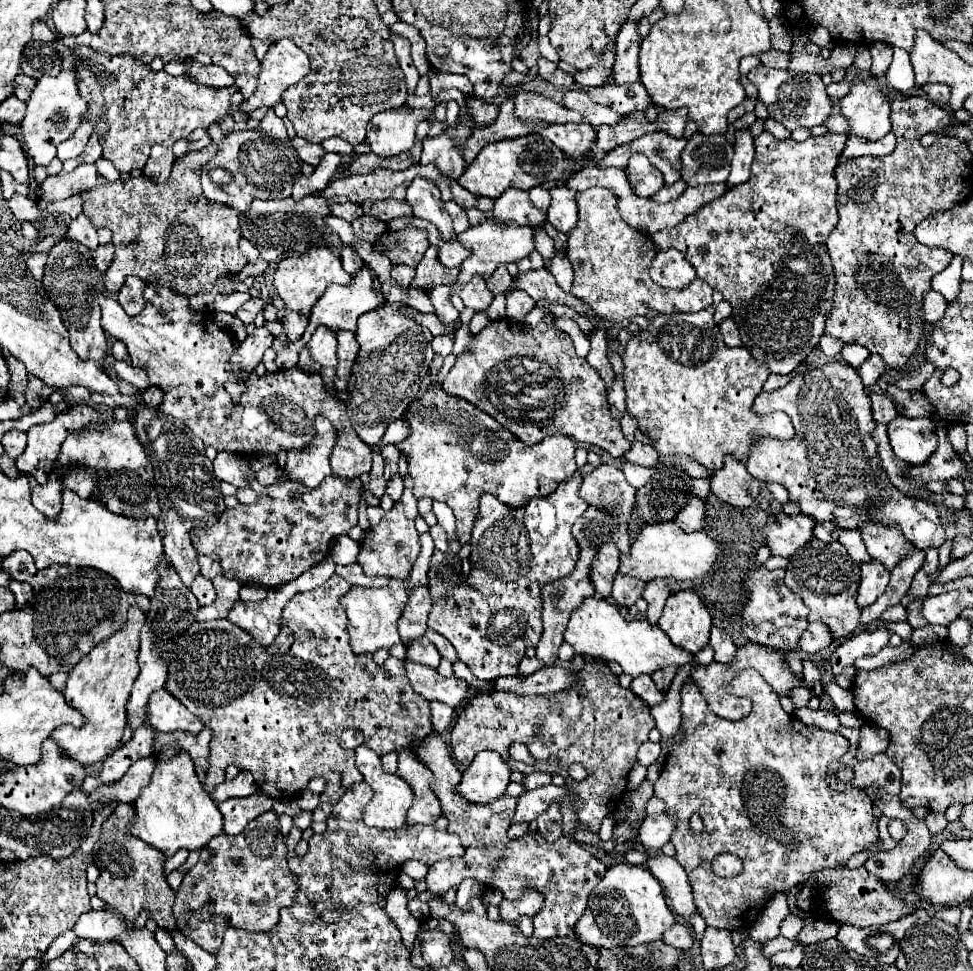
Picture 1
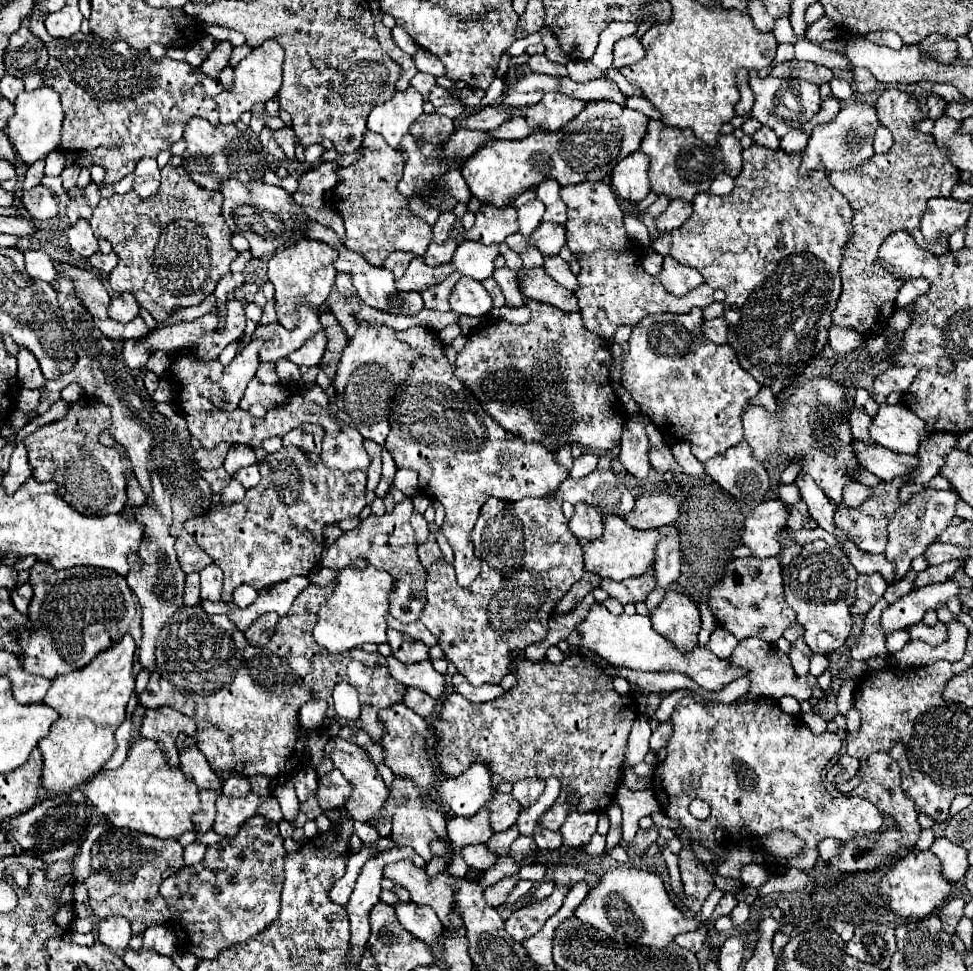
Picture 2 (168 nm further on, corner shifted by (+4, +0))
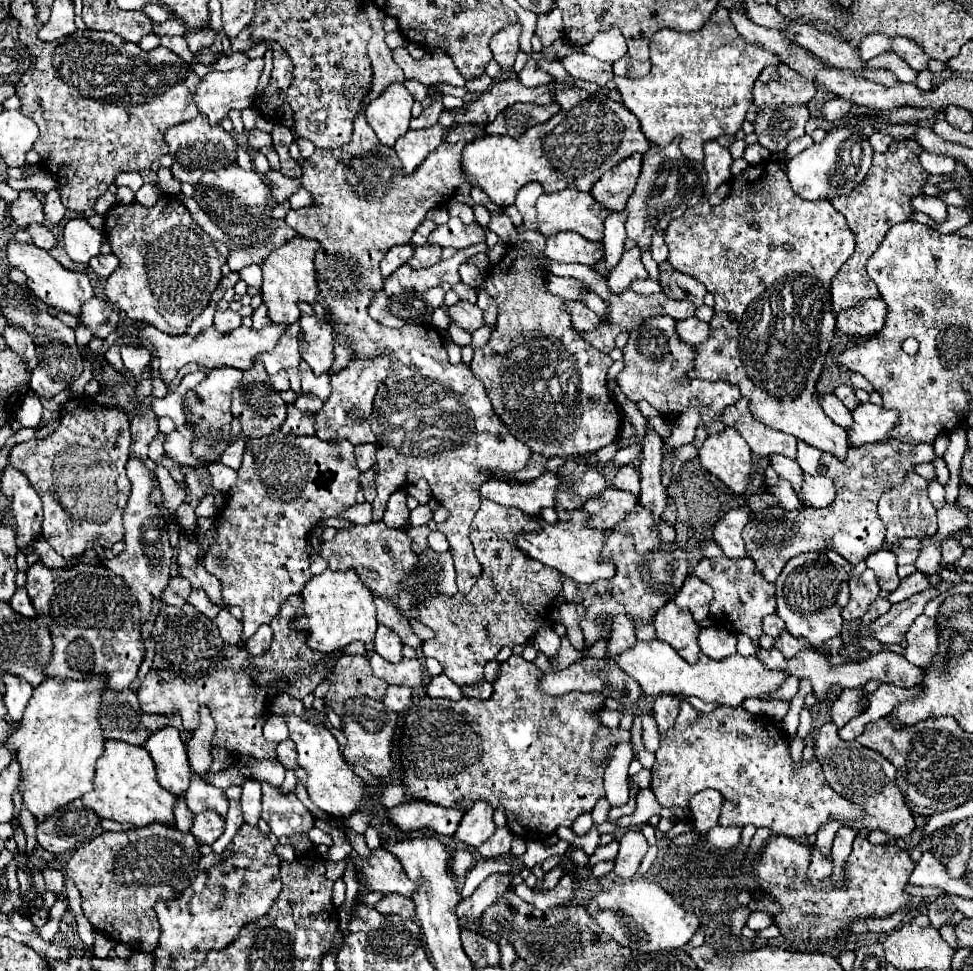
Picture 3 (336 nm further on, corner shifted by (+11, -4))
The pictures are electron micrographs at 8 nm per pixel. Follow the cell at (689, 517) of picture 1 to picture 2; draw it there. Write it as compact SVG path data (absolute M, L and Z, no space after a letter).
M645 495L635 499L633 513L625 521L633 523L637 529L659 529L665 525L675 525L679 521L681 503L671 495Z

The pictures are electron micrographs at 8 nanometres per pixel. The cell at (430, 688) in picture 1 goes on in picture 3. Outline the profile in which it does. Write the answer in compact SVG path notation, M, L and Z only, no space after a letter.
M378 653L368 655L370 667L376 677L384 679L390 685L406 685L406 687L420 687L422 683L422 665L418 659L402 659L400 663L390 663L382 659Z

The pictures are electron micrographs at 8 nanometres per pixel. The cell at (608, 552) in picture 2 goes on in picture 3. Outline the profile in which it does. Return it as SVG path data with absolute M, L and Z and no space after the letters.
M570 511L570 521L556 521L556 523L546 523L542 517L534 517L538 523L538 531L528 531L528 533L518 533L516 535L516 545L526 553L528 557L540 561L546 567L558 569L560 573L572 577L576 583L594 583L598 579L610 579L614 575L614 565L608 563L598 563L606 531L594 531L586 527L586 513Z

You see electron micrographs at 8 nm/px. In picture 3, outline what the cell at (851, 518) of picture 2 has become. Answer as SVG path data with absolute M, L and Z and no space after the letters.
M888 439L880 445L874 443L850 447L844 461L836 459L832 453L822 453L818 471L820 475L826 475L834 481L834 503L824 509L804 505L796 511L786 511L780 505L774 505L758 515L752 515L742 531L748 557L756 563L756 569L770 583L776 581L776 577L792 557L810 551L824 553L832 549L852 565L864 561L870 553L880 551L884 545L886 527L876 511L880 495L890 489L890 485L896 485L906 475L906 471L912 469L914 463L932 461L934 457L936 453L932 445L910 445L894 439Z

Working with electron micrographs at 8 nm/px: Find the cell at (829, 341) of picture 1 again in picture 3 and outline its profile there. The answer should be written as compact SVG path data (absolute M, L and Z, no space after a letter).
M880 297L866 299L860 301L854 309L850 307L838 313L836 327L854 337L868 337L884 327L886 315L888 315L888 305Z

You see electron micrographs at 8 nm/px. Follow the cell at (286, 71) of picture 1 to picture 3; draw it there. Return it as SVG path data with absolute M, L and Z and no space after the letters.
M260 57L260 59L252 59L248 65L236 67L232 71L210 71L208 75L202 77L202 81L194 93L194 103L200 109L200 113L208 115L210 125L218 125L232 109L242 111L252 105L262 69L264 69L264 59Z

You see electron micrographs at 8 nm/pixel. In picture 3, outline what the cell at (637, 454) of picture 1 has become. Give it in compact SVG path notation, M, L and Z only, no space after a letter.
M624 465L616 477L614 477L614 487L620 491L630 491L632 495L640 495L640 481L638 481L638 471L634 465Z

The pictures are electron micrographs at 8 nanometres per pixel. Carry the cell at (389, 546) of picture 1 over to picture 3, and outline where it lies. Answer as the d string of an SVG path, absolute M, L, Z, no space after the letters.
M382 521L380 523L368 523L368 525L350 525L338 529L336 537L332 541L322 543L320 555L330 563L330 569L354 569L362 583L380 595L382 599L392 601L398 597L398 603L402 609L410 609L410 593L404 589L404 577L410 575L410 571L416 567L418 557L410 549L410 537L406 531L390 529Z

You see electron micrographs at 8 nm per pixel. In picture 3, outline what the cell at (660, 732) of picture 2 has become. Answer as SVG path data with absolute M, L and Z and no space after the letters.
M658 695L654 701L654 719L658 723L660 733L664 733L666 729L670 729L674 725L674 719L680 711L680 699L674 695Z

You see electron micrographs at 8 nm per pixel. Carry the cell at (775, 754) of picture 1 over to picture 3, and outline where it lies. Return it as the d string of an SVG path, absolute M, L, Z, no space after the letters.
M682 701L674 727L660 737L660 749L656 751L656 761L652 765L650 789L654 791L662 807L688 809L690 797L706 787L712 787L724 795L720 825L728 825L728 827L734 825L742 829L744 825L754 825L754 827L768 827L786 837L804 837L816 833L818 827L830 819L844 821L844 819L862 817L862 809L848 803L844 797L840 797L828 787L818 761L810 761L810 763L802 761L800 771L794 771L790 749L786 745L782 729L780 725L776 725L772 717L752 715L742 707L738 709L718 707L712 713L698 715L688 701Z

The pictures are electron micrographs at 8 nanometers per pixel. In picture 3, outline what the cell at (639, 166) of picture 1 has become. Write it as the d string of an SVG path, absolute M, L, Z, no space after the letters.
M640 153L622 159L614 169L606 171L598 179L598 183L590 191L592 197L608 211L622 211L640 177L640 169L642 169Z

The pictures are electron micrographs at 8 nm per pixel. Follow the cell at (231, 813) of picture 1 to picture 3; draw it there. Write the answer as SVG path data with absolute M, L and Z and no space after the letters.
M206 811L194 817L194 825L190 833L204 845L212 845L224 833L224 819L214 811Z

